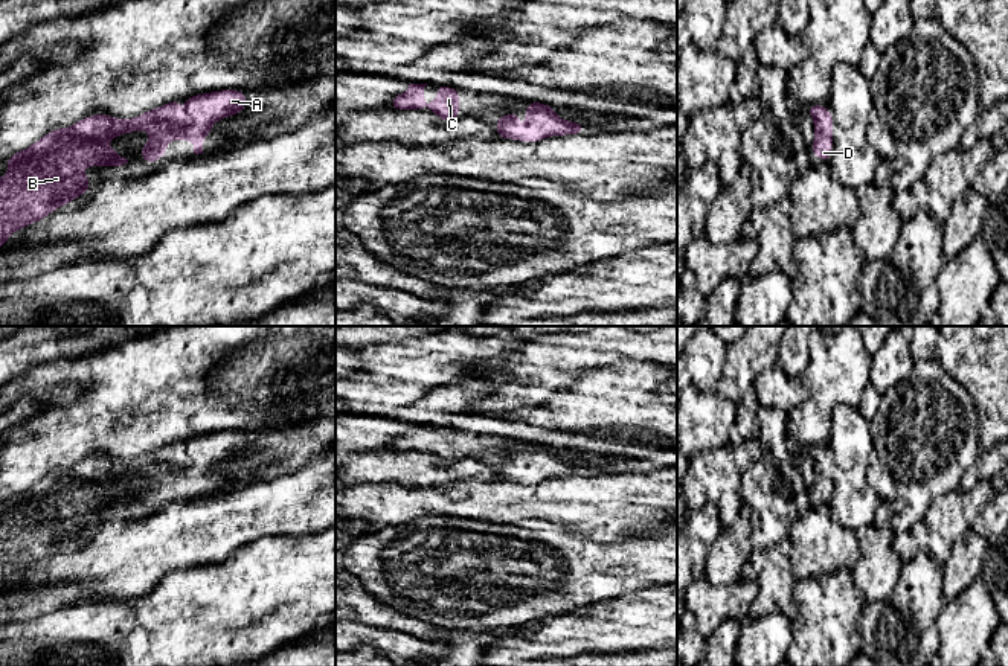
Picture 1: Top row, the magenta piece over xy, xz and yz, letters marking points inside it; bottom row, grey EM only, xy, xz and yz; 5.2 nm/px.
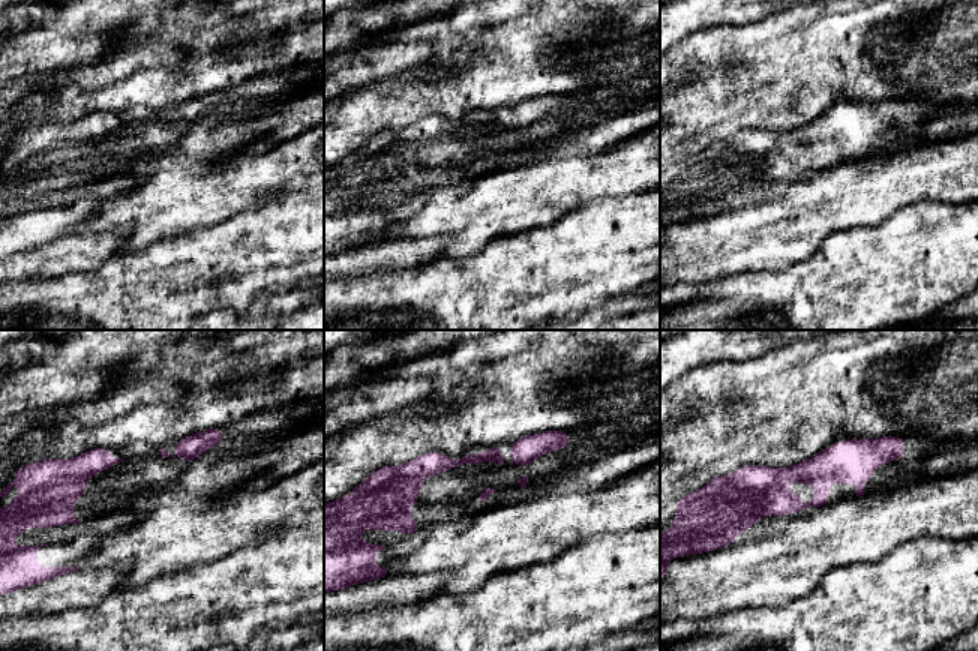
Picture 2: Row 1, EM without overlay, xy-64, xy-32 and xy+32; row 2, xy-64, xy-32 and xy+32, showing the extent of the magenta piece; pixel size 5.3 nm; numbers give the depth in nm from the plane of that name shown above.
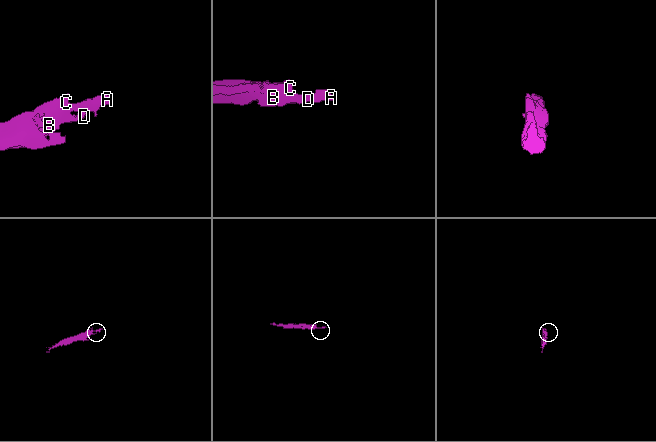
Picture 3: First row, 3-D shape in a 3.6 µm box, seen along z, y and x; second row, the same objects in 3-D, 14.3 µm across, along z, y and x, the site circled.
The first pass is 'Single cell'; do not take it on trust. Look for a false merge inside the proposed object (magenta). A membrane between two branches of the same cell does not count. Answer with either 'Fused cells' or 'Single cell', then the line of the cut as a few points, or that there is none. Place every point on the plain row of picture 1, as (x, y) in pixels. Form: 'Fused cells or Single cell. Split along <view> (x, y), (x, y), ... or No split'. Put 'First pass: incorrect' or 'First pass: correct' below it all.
Single cell. No split
First pass: correct

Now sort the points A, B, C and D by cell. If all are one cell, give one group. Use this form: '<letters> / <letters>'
A B C D

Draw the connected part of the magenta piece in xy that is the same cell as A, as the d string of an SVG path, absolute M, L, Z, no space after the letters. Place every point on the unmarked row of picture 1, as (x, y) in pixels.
M220 431L186 439L185 466L178 468L178 440L174 440L151 453L142 454L131 462L93 456L81 460L69 469L49 472L32 488L17 492L6 503L9 514L0 518L0 588L6 587L8 578L18 570L46 559L66 544L76 541L90 532L90 518L82 515L85 508L122 508L128 501L119 497L107 483L125 474L145 471L151 480L139 492L139 498L157 504L166 494L171 482L192 482L194 495L203 495L203 480L212 474L212 465L232 456L239 456L247 447L242 431Z

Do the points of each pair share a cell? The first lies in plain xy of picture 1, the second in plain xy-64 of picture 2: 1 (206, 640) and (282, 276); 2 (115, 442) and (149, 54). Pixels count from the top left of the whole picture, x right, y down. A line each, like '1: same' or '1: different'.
1: same
2: different

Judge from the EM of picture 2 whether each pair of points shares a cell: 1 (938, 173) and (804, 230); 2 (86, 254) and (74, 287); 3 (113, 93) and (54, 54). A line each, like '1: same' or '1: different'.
1: same
2: different
3: different

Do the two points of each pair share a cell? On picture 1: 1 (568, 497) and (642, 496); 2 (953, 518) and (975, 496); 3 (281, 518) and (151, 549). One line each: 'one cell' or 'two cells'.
1: one cell
2: one cell
3: one cell

